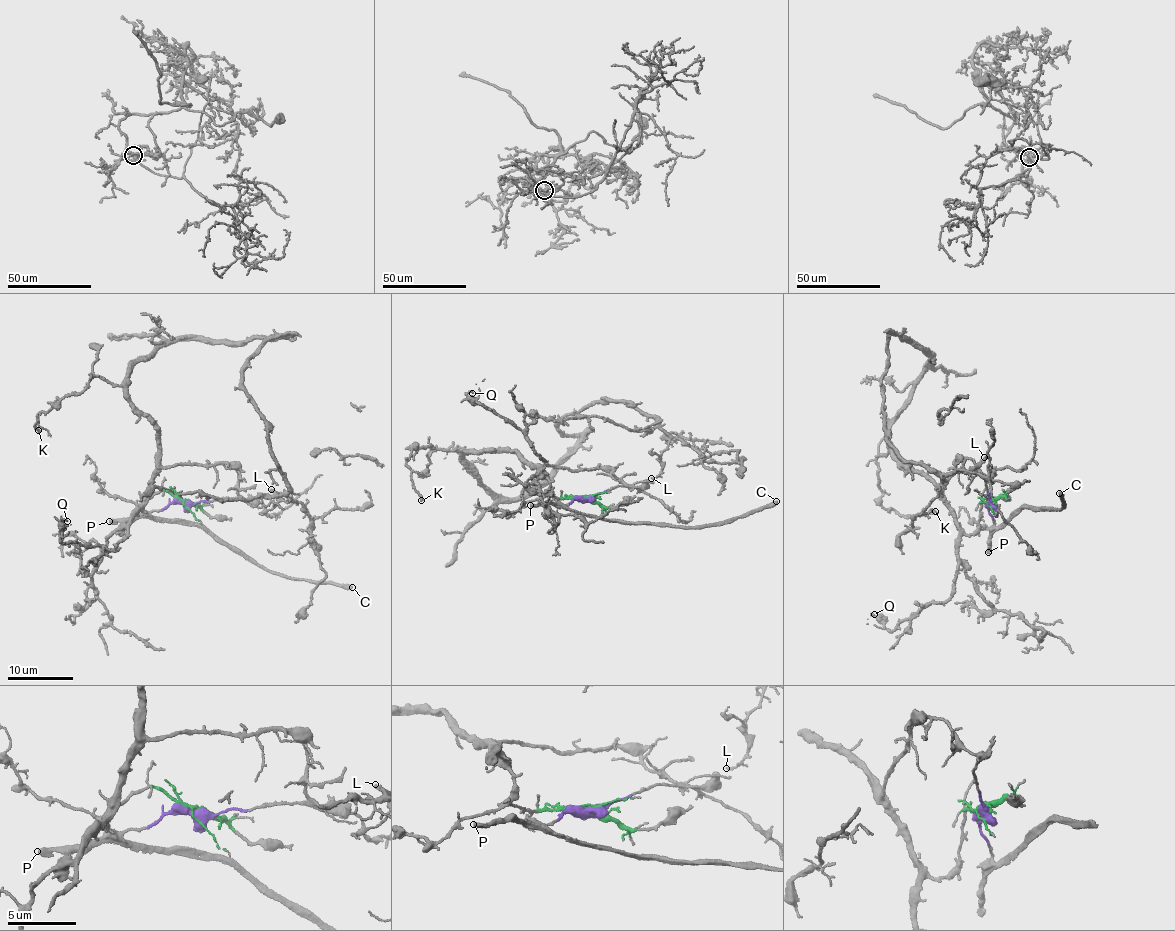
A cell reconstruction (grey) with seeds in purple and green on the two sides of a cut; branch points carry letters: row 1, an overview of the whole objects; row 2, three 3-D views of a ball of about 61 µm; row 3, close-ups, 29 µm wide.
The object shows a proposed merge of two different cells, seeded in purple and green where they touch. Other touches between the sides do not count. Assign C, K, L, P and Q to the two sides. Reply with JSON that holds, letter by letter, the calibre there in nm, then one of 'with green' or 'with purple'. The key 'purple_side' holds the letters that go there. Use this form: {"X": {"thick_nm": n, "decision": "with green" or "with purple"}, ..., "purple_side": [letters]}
{"C": {"thick_nm": 400, "decision": "with purple"}, "K": {"thick_nm": 190, "decision": "with green"}, "L": {"thick_nm": 190, "decision": "with green"}, "P": {"thick_nm": 400, "decision": "with purple"}, "Q": {"thick_nm": 90, "decision": "with green"}, "purple_side": ["C", "P"]}

